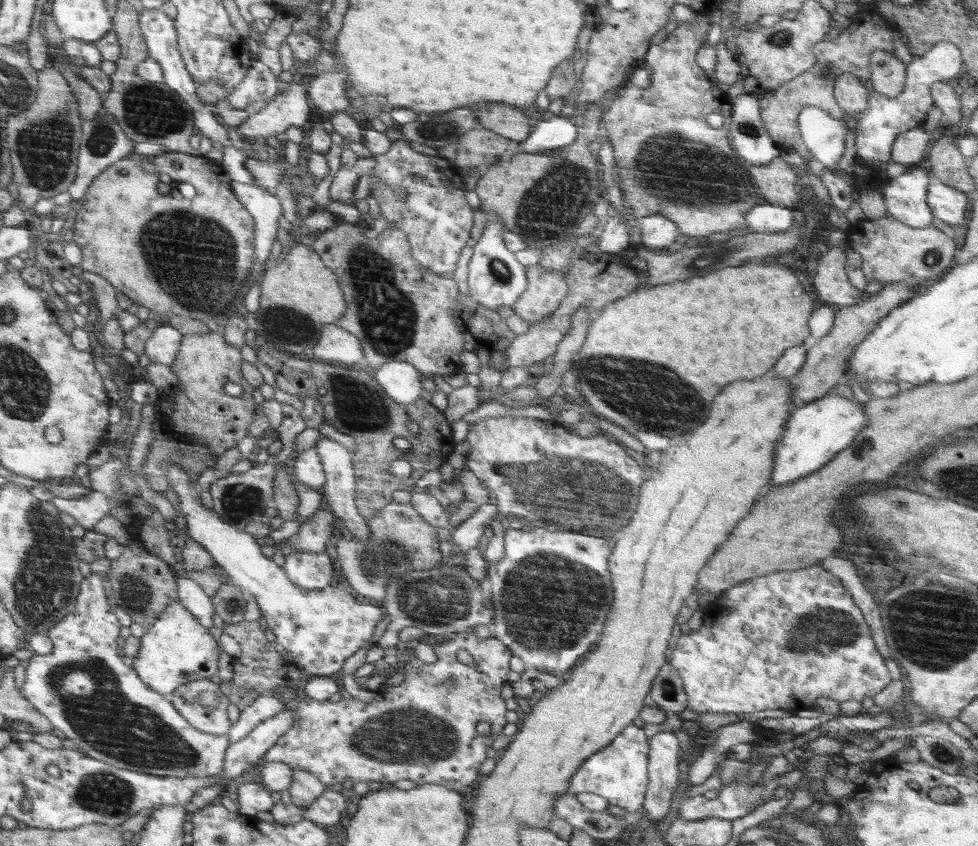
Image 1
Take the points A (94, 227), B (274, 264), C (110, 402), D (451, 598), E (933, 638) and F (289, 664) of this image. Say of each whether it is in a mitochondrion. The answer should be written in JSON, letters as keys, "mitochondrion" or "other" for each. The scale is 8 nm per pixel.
{"A":"other","B":"other","C":"other","D":"mitochondrion","E":"mitochondrion","F":"other"}

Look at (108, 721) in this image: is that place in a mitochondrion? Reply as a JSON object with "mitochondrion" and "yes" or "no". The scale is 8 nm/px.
{"mitochondrion":"yes"}

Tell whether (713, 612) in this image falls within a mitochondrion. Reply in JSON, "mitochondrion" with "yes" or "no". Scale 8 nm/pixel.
{"mitochondrion":"no"}

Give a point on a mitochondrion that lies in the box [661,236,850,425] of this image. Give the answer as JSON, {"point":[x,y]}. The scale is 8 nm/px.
{"point":[702,263]}

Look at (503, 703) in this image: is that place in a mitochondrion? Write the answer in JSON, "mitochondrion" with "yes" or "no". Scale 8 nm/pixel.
{"mitochondrion":"no"}

